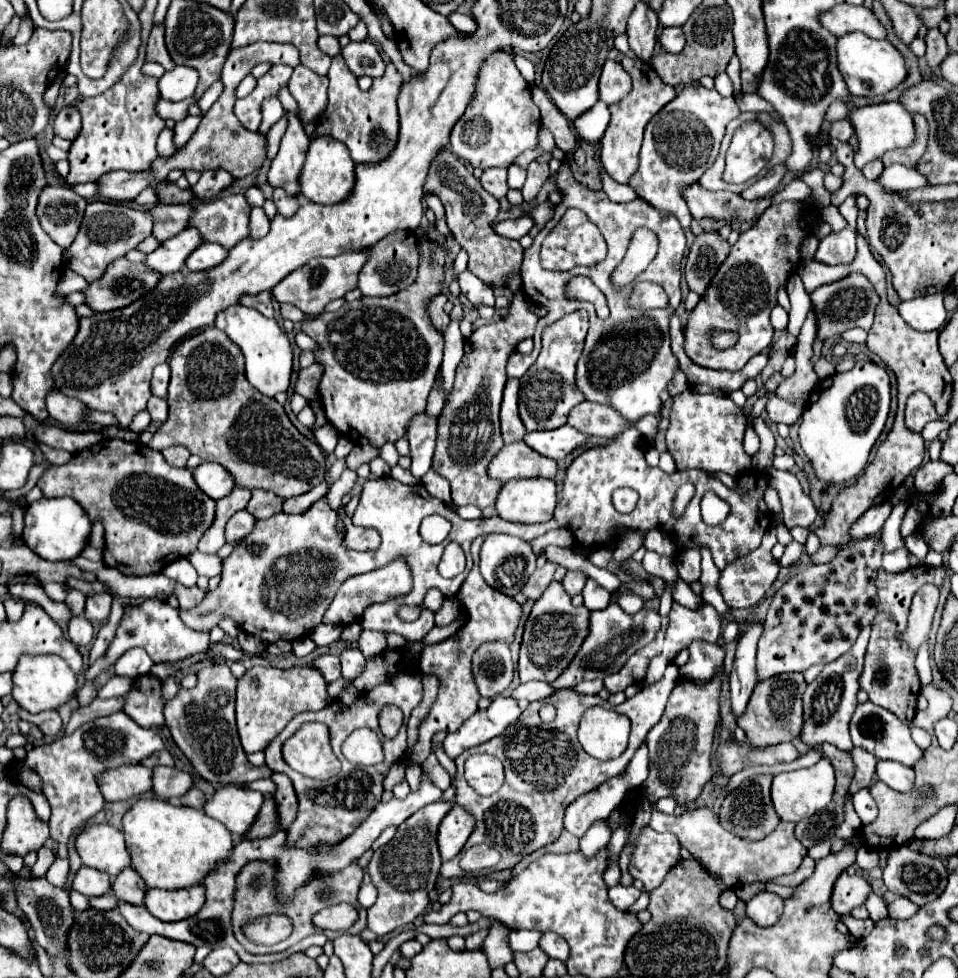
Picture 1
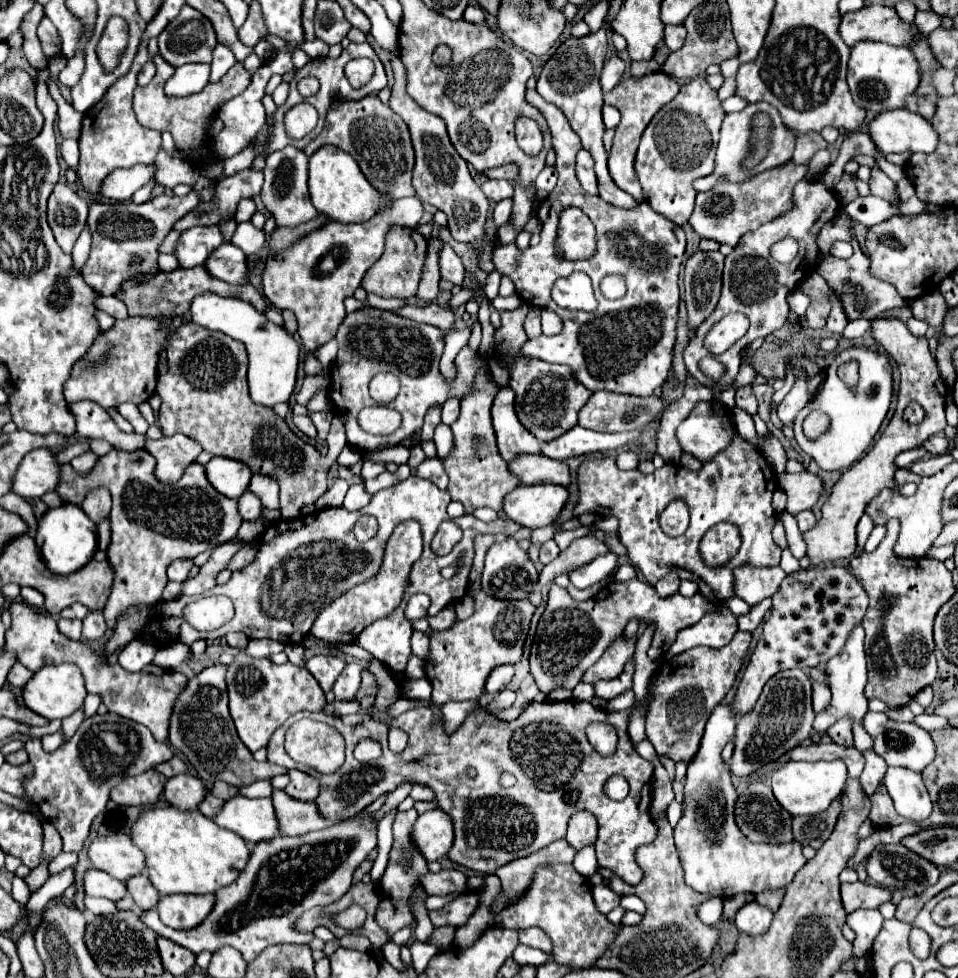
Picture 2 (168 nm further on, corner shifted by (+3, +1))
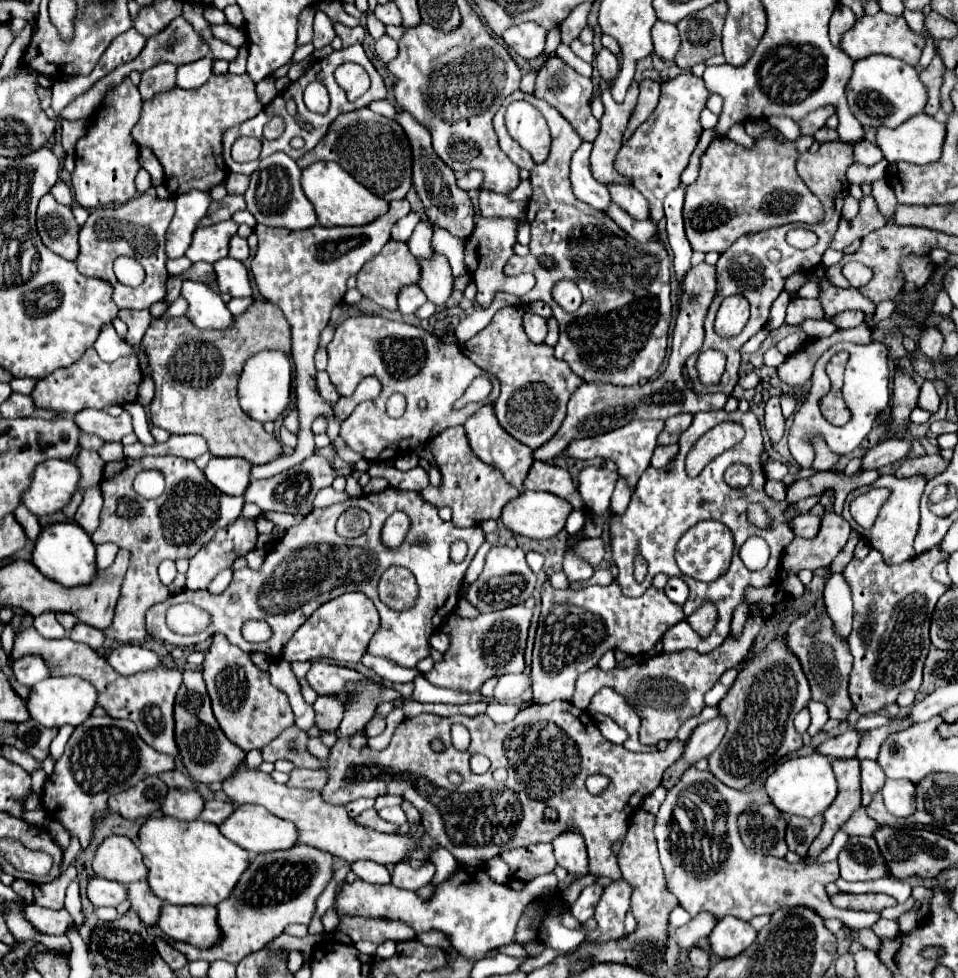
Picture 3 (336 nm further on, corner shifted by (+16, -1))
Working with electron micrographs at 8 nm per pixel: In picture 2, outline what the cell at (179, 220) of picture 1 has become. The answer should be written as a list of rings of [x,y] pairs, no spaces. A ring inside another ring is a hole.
[[[251,168],[241,170],[231,178],[221,178],[215,188],[213,202],[211,204],[201,202],[195,210],[185,214],[173,228],[185,232],[193,226],[199,226],[197,222],[231,220],[235,216],[239,200],[257,196],[261,192],[261,186],[263,186],[263,172],[255,172]]]

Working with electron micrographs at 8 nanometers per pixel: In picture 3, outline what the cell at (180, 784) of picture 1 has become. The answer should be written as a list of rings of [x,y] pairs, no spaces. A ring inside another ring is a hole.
[[[168,790],[164,802],[162,802],[162,814],[174,816],[178,820],[196,820],[200,810],[204,806],[204,800],[198,790]]]

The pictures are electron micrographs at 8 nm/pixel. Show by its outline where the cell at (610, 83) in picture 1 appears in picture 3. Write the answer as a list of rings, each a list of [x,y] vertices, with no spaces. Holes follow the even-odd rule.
[[[602,48],[602,50],[598,52],[598,56],[596,56],[596,66],[598,66],[600,76],[602,76],[604,80],[608,80],[608,82],[612,82],[612,80],[616,78],[618,70],[620,70],[618,58],[616,58],[612,52],[608,52],[606,48]]]

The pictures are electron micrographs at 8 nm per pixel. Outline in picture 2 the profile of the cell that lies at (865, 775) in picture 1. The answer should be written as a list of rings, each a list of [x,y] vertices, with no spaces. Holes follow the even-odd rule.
[[[867,750],[867,752],[863,752],[865,754],[865,770],[863,770],[863,774],[861,774],[861,784],[863,784],[863,790],[871,796],[877,788],[879,788],[879,784],[883,782],[883,778],[885,778],[885,772],[887,772],[887,764],[885,764],[885,760],[881,758],[881,756],[877,756],[873,750]]]

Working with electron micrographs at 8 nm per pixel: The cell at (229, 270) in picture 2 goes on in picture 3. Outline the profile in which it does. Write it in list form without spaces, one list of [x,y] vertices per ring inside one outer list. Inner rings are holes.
[[[226,256],[226,258],[216,260],[212,266],[214,266],[214,272],[216,272],[216,282],[218,282],[220,292],[230,294],[232,298],[252,294],[248,270],[244,268],[242,262]]]

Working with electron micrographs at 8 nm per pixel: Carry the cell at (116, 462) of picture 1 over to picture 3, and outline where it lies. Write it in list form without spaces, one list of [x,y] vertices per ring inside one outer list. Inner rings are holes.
[[[176,456],[152,458],[150,466],[146,466],[144,460],[130,462],[128,458],[120,462],[108,462],[104,466],[100,490],[104,498],[104,508],[100,526],[92,534],[92,542],[114,542],[118,548],[130,550],[130,566],[120,588],[114,620],[104,630],[104,636],[118,642],[144,642],[148,638],[144,628],[146,610],[152,604],[162,602],[170,596],[168,588],[158,578],[158,564],[166,558],[192,558],[202,546],[206,546],[212,540],[212,536],[220,528],[230,526],[240,516],[244,500],[242,496],[220,494],[220,490],[206,482],[202,470],[198,470],[198,466],[192,460]],[[144,468],[156,468],[164,472],[166,490],[158,500],[146,500],[132,488],[134,474],[138,474]]]

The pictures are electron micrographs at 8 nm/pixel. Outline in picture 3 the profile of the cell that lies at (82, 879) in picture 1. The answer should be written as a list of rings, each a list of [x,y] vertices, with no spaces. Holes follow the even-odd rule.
[[[92,876],[86,894],[94,906],[118,906],[122,900],[126,900],[126,886],[120,882]]]

